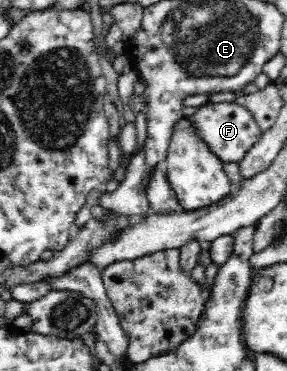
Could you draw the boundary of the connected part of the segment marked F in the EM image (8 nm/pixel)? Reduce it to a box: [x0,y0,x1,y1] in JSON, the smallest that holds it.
[190,101,261,162]

